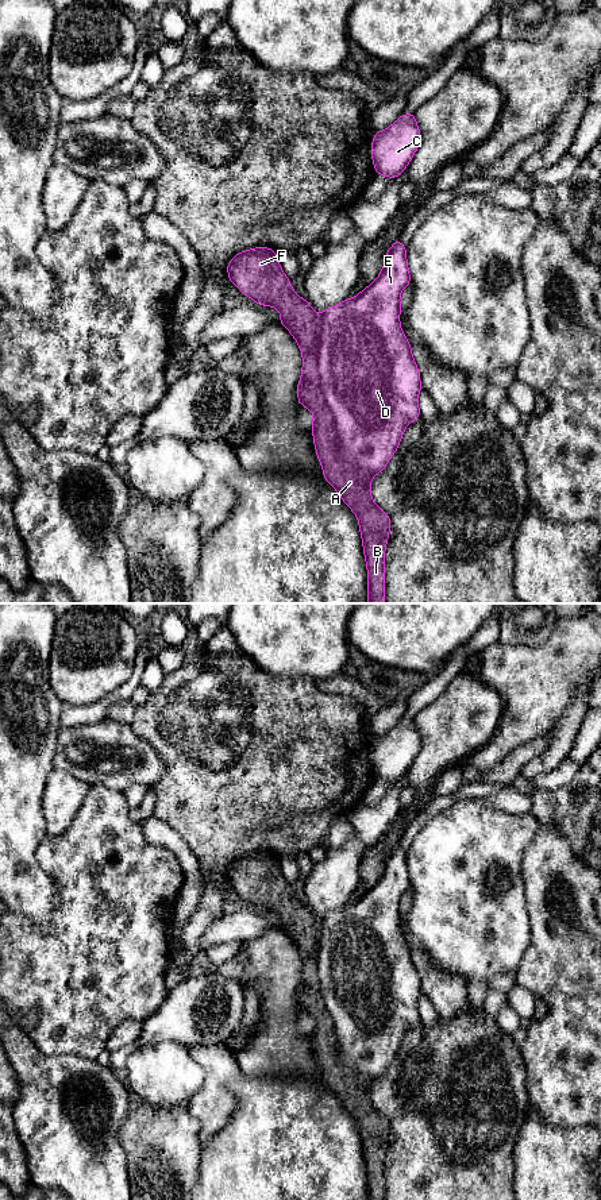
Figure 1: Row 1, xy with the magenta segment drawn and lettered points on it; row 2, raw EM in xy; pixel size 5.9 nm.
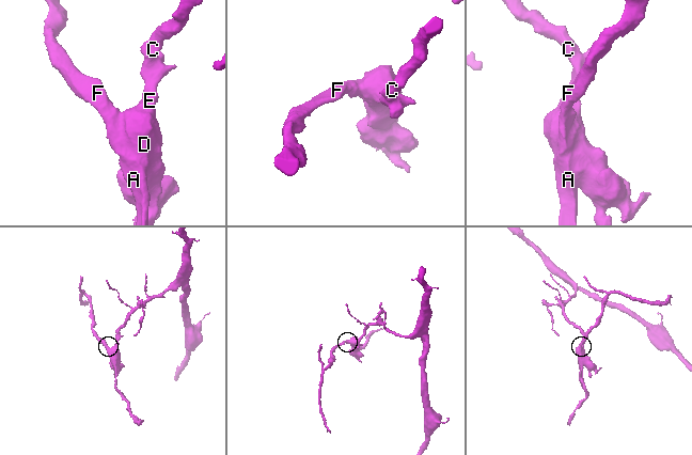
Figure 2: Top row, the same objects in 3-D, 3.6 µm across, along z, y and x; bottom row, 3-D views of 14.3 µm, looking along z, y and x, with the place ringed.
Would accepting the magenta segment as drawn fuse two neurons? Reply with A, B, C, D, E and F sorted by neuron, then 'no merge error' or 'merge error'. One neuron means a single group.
A B F / C D E; merge error

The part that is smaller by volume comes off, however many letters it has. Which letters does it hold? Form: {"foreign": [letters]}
{"foreign": ["A", "B", "F"]}

